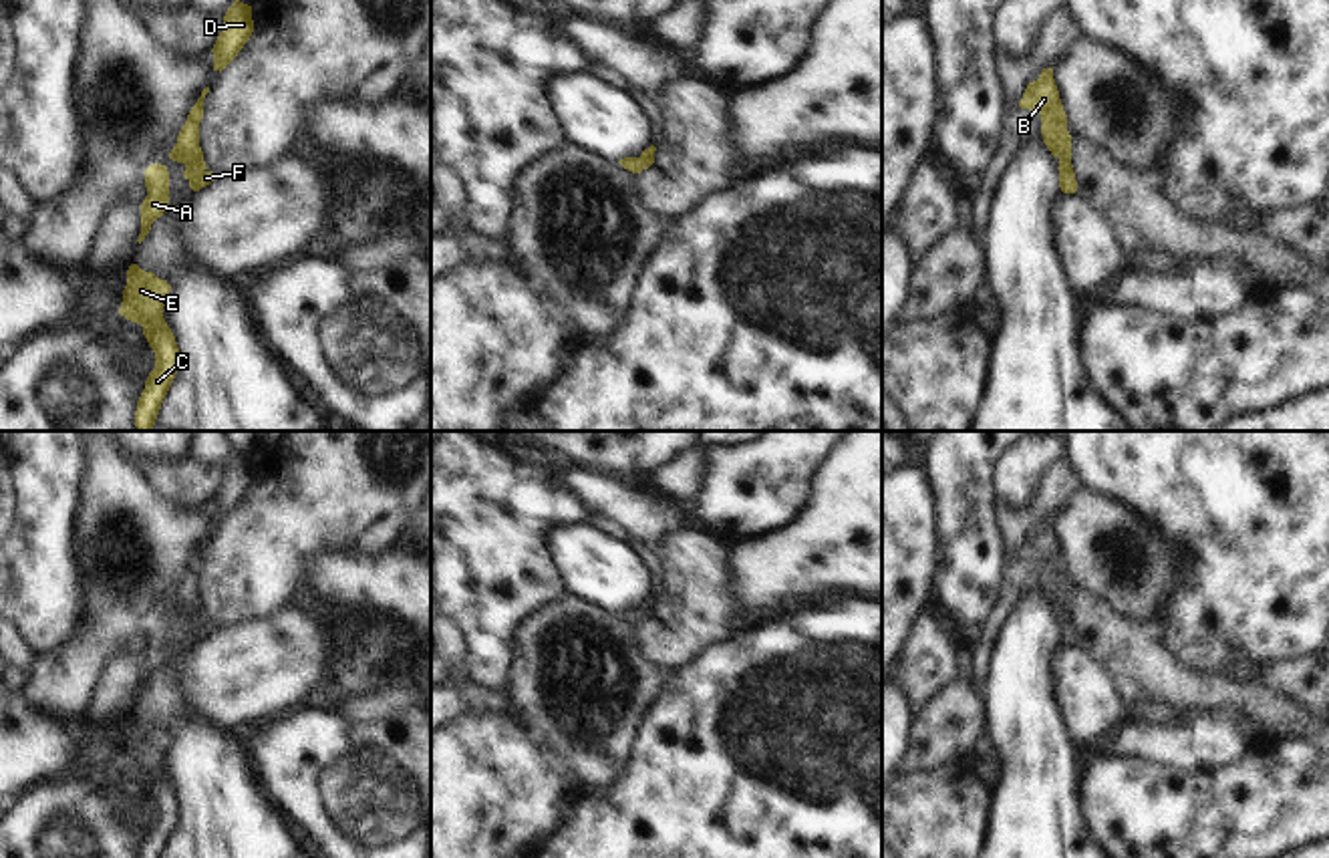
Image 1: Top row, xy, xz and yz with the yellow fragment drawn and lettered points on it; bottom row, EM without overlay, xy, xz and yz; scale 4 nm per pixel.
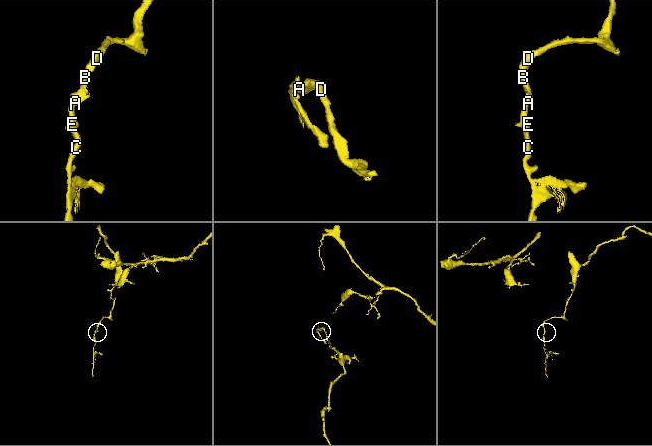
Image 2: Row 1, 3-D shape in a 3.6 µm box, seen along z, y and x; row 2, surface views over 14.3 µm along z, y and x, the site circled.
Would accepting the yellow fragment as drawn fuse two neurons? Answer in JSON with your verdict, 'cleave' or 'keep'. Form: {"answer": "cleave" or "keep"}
{"answer": "keep"}

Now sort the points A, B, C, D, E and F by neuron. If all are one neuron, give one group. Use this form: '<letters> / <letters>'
A B C D E F

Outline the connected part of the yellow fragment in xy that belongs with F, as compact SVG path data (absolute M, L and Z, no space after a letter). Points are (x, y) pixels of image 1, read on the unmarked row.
M209 538L201 542L201 548L191 558L187 572L177 586L177 594L169 604L169 610L185 616L183 628L193 642L199 642L215 630L215 624L207 620L199 598L199 574L203 570L203 550L207 544Z

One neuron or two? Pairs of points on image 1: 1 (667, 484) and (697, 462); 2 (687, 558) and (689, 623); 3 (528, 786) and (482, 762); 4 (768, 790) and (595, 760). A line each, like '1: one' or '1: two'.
1: one
2: one
3: one
4: two

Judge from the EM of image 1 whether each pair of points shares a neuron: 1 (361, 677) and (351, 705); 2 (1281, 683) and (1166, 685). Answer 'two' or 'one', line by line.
1: two
2: two

